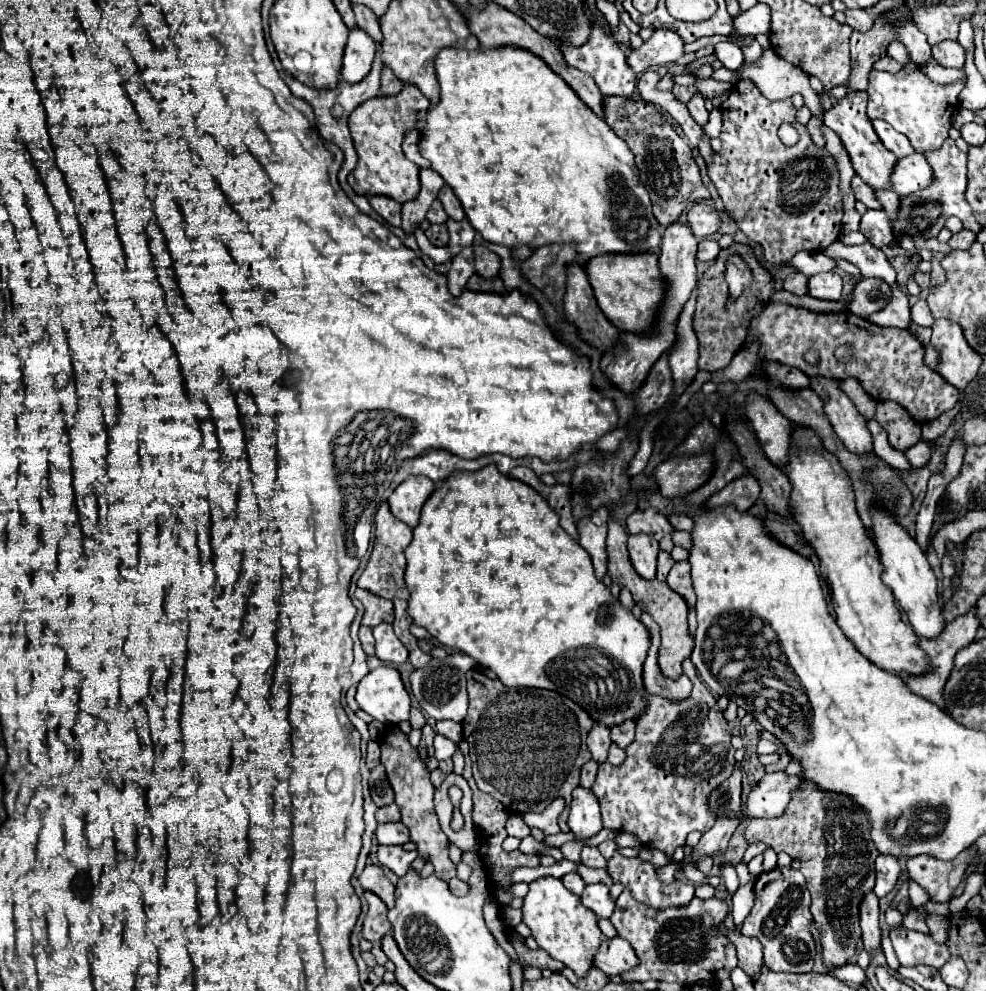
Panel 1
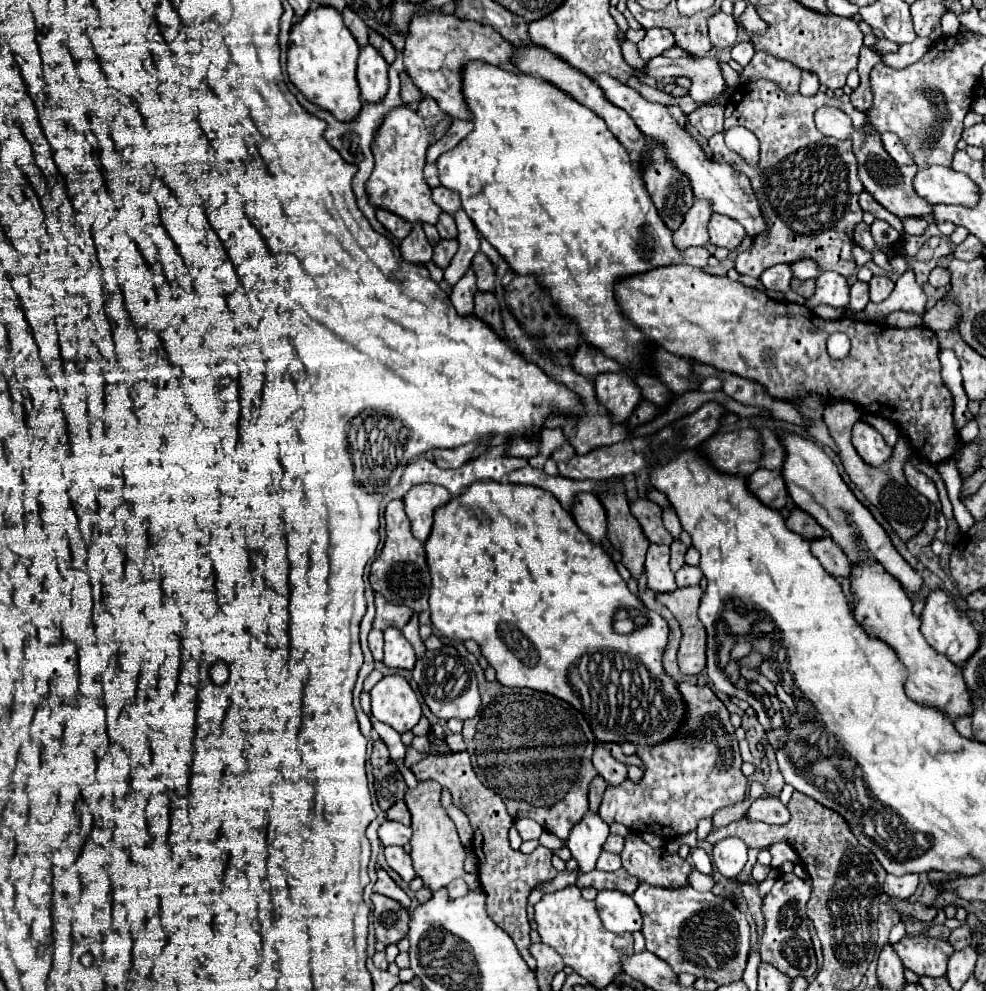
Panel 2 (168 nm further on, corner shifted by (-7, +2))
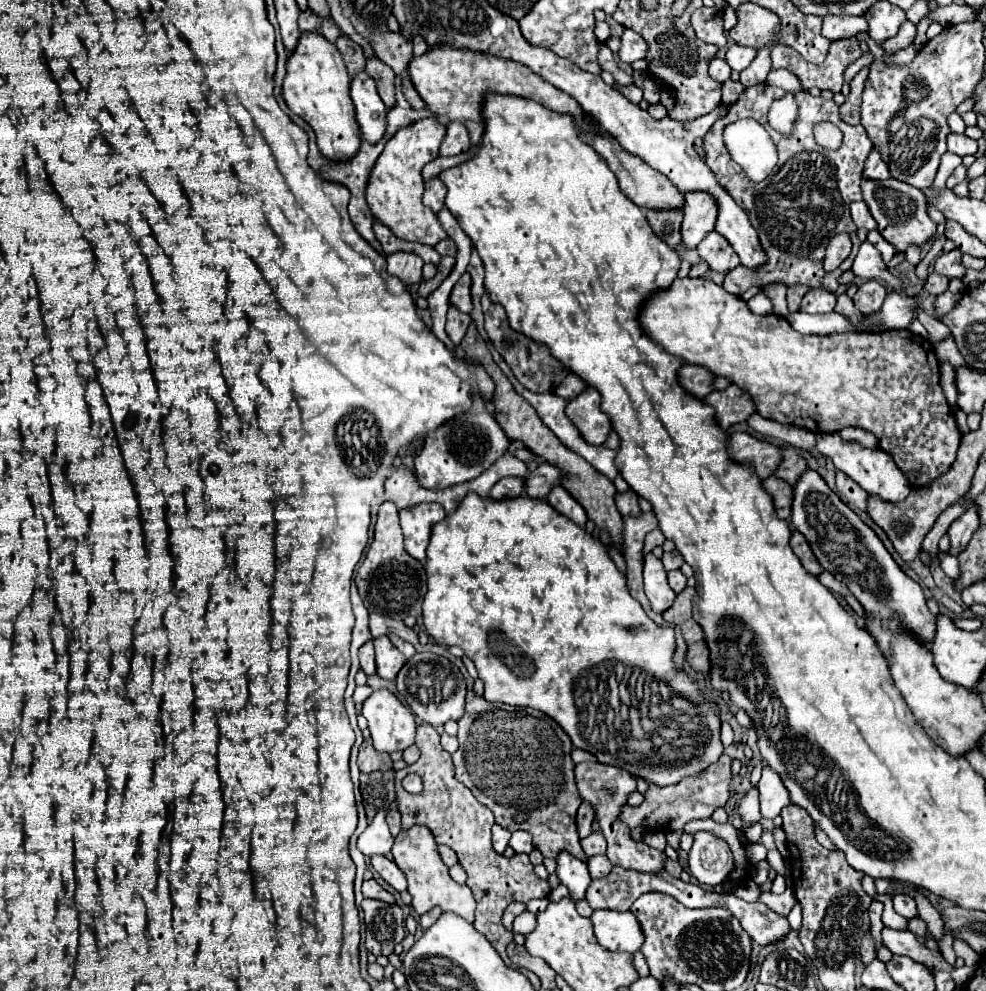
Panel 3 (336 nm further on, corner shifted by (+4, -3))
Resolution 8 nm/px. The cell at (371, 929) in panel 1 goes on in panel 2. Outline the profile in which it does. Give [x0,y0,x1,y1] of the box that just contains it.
[372,894,408,944]

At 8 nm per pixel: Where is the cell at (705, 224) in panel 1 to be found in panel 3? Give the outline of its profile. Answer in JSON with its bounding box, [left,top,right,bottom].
[697,233,739,273]

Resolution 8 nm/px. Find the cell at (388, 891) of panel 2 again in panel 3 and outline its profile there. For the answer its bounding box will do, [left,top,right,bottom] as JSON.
[363,879,395,903]

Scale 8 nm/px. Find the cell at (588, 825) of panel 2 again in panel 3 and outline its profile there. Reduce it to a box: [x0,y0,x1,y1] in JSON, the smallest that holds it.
[557,853,591,901]

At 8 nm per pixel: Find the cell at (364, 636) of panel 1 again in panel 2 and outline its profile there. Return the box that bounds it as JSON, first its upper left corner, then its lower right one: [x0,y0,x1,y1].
[368,628,384,660]

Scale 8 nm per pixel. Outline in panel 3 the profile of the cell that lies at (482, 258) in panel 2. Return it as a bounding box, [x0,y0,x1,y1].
[449,273,473,313]

